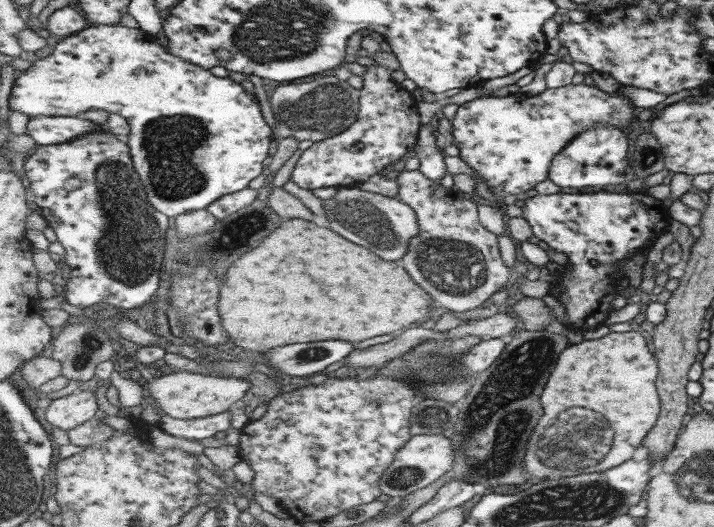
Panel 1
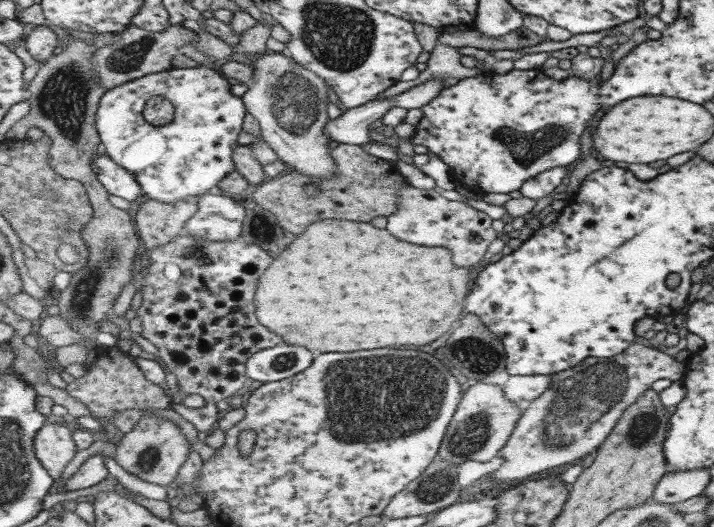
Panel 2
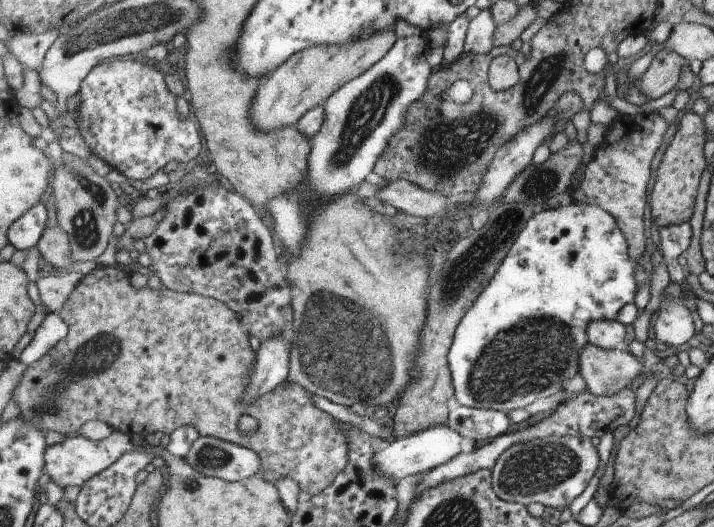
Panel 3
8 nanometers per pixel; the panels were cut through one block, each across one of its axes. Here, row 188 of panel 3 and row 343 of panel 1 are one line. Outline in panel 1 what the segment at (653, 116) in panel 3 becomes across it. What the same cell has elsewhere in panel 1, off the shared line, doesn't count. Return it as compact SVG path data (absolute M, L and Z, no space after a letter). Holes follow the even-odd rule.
M635 330L609 332L604 337L583 340L565 349L541 395L544 415L531 436L525 459L525 473L531 477L529 484L537 484L541 481L539 478L552 479L551 476L575 477L611 471L631 460L635 450L655 428L662 411L658 384L655 384L659 371L657 358L651 354L647 340Z

